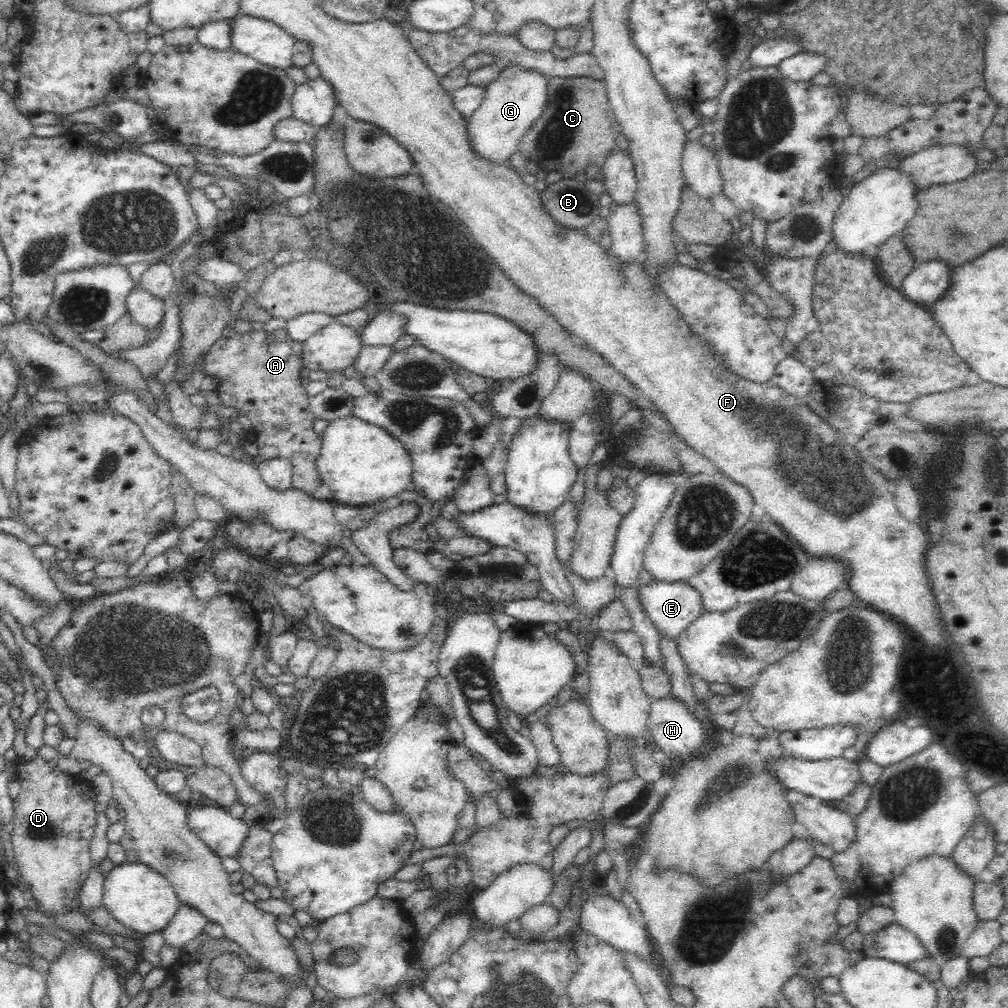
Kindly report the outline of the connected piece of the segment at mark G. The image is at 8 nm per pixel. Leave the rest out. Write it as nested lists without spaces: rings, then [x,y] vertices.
[[[518,66],[502,68],[498,78],[485,87],[482,104],[466,119],[466,135],[472,151],[497,165],[509,164],[524,133],[538,120],[547,103],[547,82],[544,75]]]

